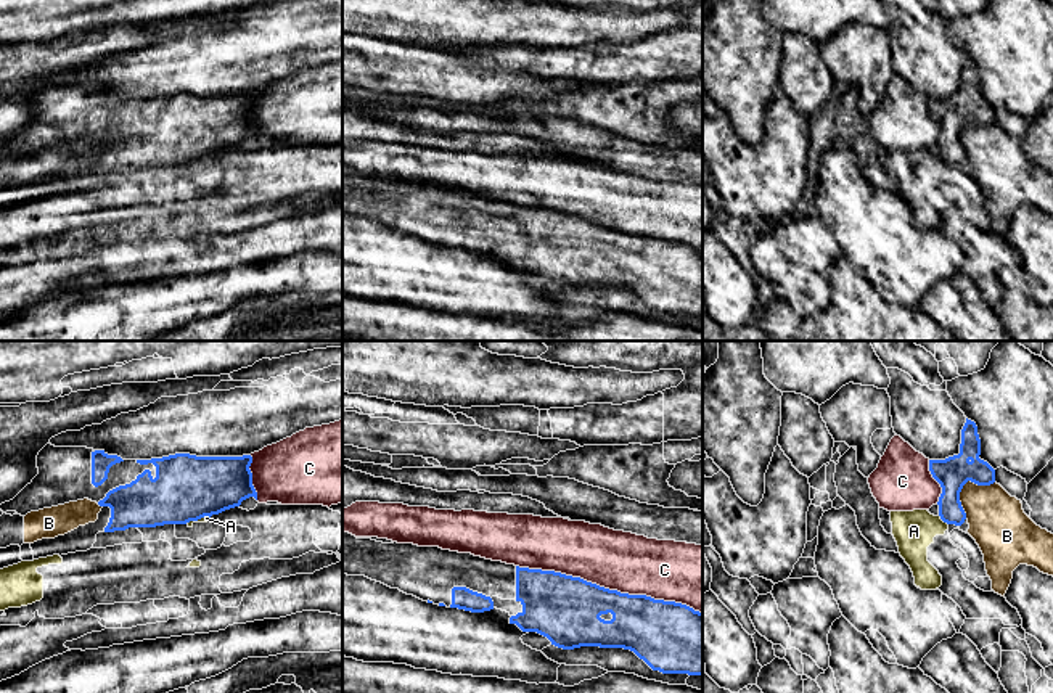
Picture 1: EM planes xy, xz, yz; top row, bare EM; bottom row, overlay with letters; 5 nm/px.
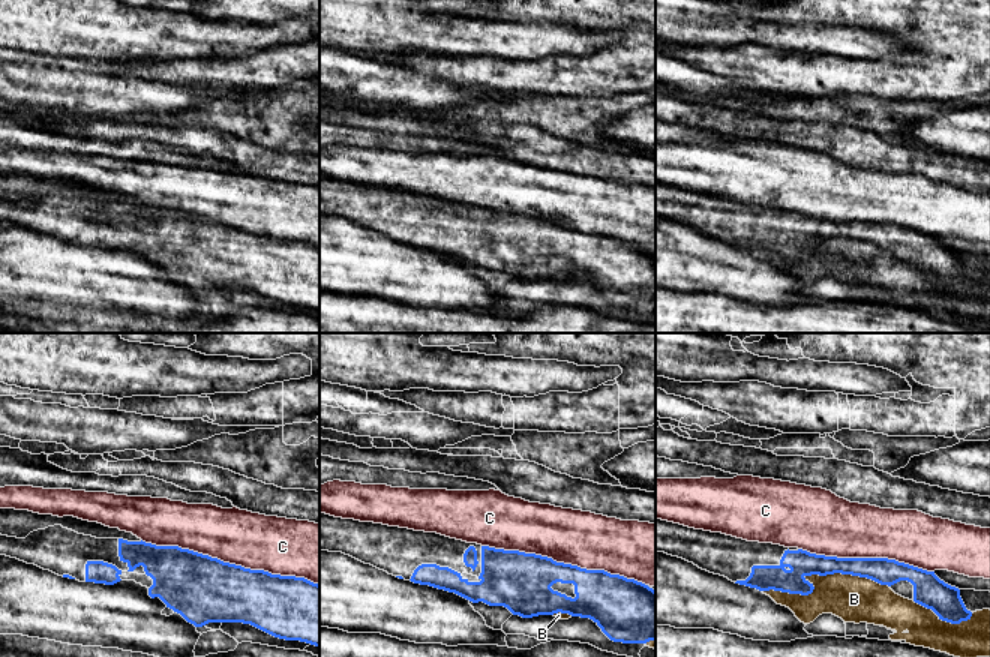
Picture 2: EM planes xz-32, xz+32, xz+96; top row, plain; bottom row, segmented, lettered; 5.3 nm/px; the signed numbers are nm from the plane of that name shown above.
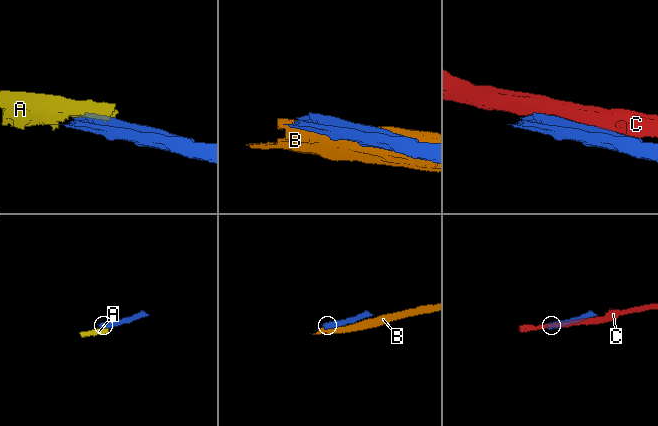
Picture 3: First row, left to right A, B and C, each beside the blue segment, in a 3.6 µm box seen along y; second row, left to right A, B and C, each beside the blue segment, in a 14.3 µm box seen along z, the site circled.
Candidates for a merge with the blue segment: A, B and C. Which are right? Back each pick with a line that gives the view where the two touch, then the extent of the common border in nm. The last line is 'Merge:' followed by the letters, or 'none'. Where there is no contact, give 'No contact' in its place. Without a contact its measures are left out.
Merge: none

